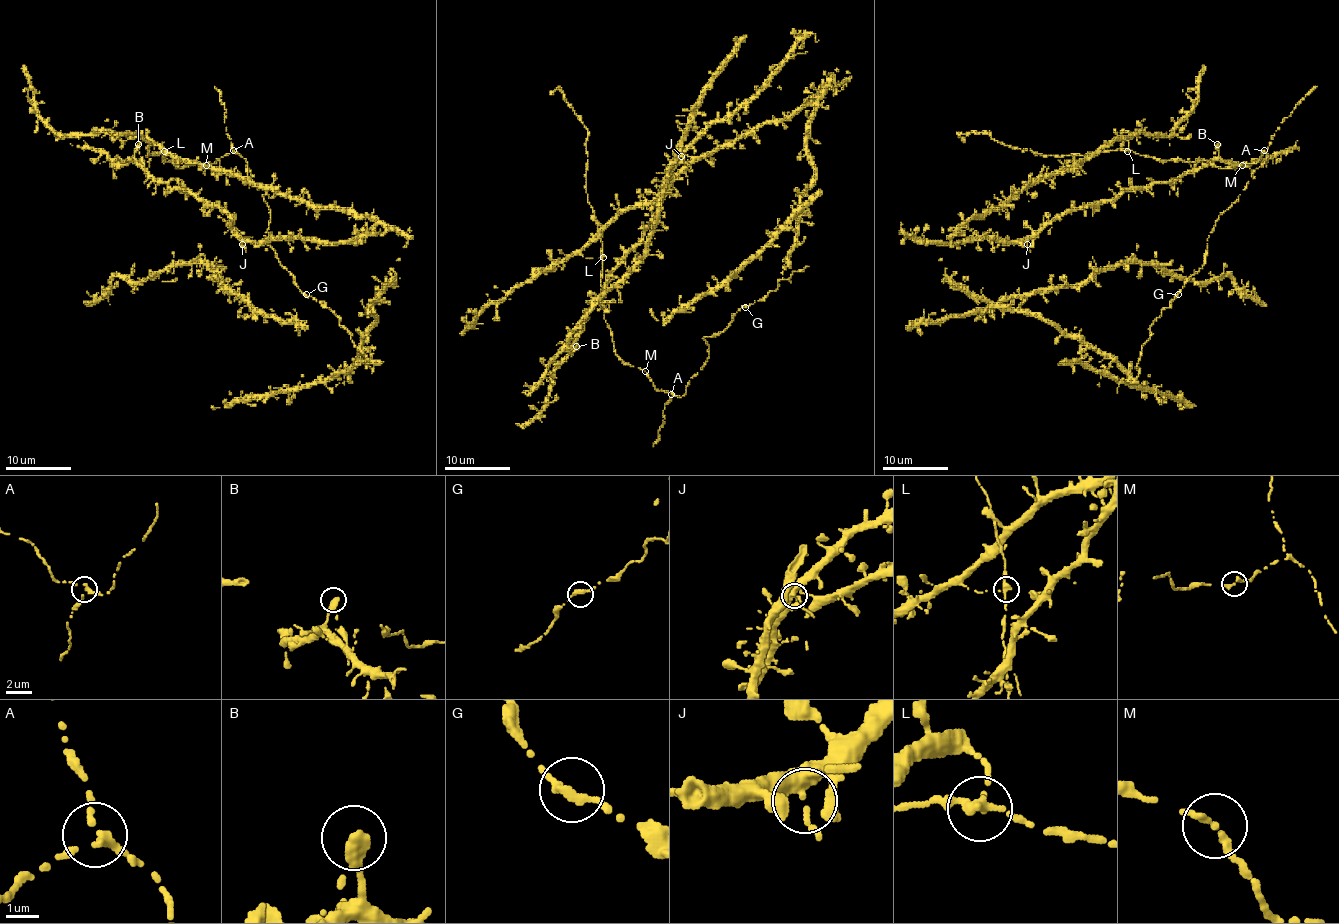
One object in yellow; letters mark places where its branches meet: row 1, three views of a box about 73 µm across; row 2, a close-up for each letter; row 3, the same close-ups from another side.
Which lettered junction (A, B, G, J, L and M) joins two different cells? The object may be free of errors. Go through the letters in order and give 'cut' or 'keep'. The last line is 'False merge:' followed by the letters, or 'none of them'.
A: keep
B: keep
G: keep
J: keep
L: keep
M: keep
False merge: none of them

